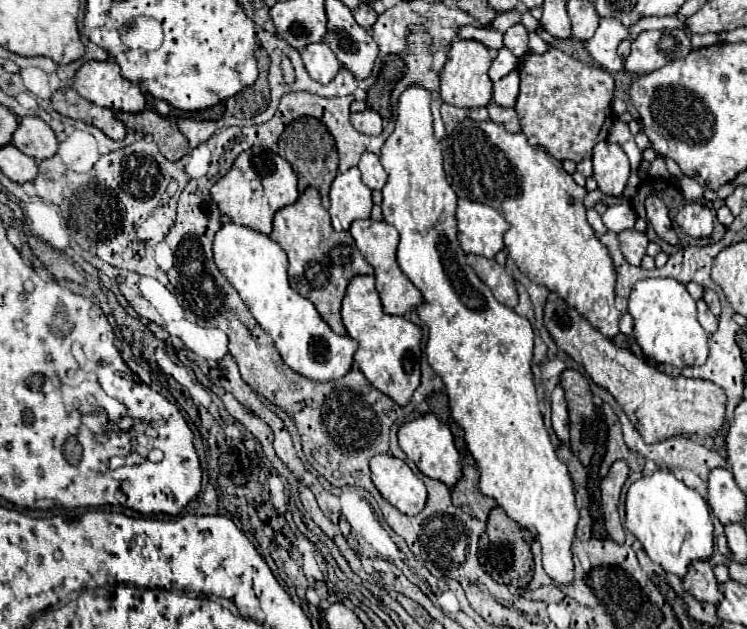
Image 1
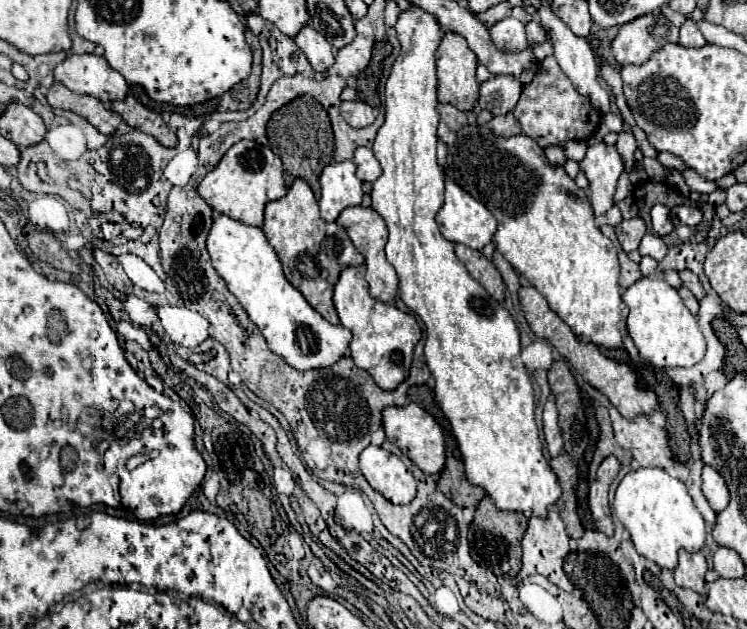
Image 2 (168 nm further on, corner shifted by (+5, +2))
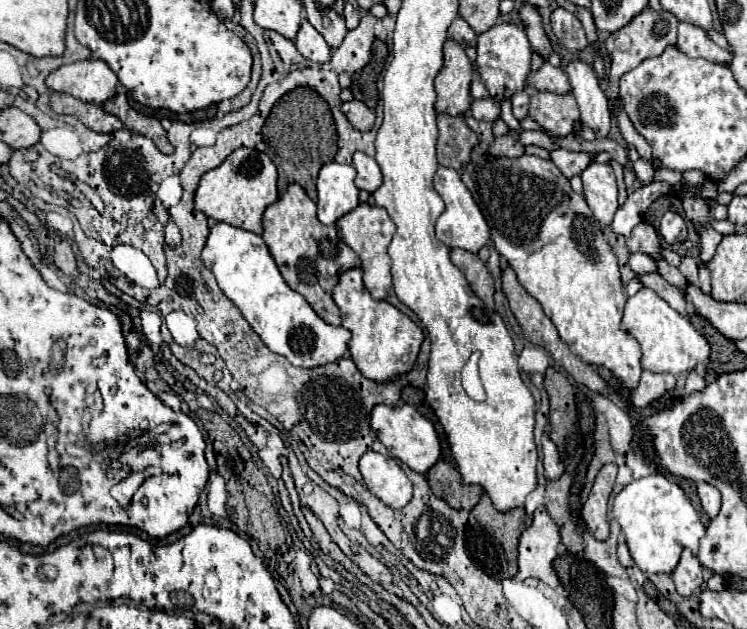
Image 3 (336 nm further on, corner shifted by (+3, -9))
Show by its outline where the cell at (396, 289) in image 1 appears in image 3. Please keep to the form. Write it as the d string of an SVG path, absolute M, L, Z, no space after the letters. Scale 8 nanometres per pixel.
M361 203L359 207L355 207L355 211L349 211L347 215L343 215L343 219L339 219L337 229L343 237L343 241L359 255L361 259L361 269L363 269L363 281L367 291L371 293L373 299L377 301L385 301L391 293L391 259L387 255L387 247L395 235L395 225L389 219L387 211L383 211L381 207L373 207L369 203Z

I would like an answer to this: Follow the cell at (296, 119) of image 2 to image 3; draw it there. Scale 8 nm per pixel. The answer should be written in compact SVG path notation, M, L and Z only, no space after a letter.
M297 87L273 107L263 127L263 139L271 141L269 155L279 169L279 193L283 195L289 183L299 183L315 201L315 181L319 169L325 163L331 163L337 153L337 133L327 103L309 87Z

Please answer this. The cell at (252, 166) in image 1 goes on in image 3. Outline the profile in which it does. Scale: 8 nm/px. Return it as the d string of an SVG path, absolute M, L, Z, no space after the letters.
M237 149L217 169L201 177L199 189L195 193L195 209L215 221L223 221L227 225L261 235L263 211L277 199L277 169L273 161L261 151Z

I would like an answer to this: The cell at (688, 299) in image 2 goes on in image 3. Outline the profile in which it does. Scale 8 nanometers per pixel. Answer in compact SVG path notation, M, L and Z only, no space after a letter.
M647 273L647 275L643 275L641 279L643 279L643 285L645 285L645 287L653 289L653 291L655 291L659 297L663 297L675 311L679 311L679 313L685 315L687 301L685 301L683 293L681 293L677 287L673 287L673 285L667 283L661 275L655 275L655 273Z

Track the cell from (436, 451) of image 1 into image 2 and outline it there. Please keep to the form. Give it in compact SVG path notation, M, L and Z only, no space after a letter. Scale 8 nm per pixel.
M411 402L407 406L389 406L383 416L383 430L387 434L387 440L395 444L397 448L401 446L401 452L407 456L425 472L425 474L439 474L445 466L445 442L443 442L443 432L437 420L425 412L419 404Z

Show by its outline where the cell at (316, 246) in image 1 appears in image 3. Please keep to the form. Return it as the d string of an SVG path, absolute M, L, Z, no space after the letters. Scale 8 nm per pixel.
M297 183L289 185L287 193L277 203L267 207L267 211L263 213L263 227L265 227L263 239L281 271L285 283L293 291L303 295L305 301L313 307L313 311L325 323L341 325L339 309L337 309L331 293L333 293L333 287L339 283L339 277L345 271L349 271L353 267L361 267L361 259L355 255L355 251L351 247L339 249L339 245L333 245L335 243L333 229L319 223L315 203L307 197L303 187Z

